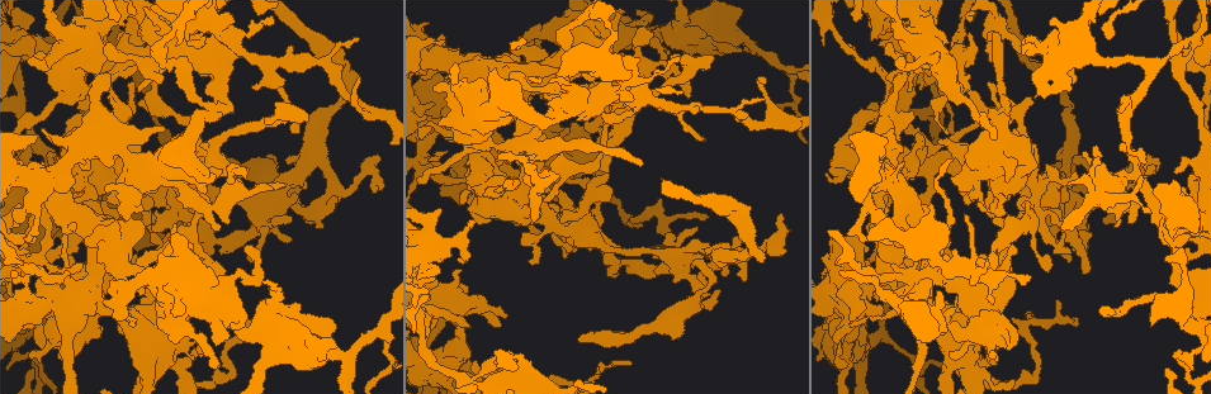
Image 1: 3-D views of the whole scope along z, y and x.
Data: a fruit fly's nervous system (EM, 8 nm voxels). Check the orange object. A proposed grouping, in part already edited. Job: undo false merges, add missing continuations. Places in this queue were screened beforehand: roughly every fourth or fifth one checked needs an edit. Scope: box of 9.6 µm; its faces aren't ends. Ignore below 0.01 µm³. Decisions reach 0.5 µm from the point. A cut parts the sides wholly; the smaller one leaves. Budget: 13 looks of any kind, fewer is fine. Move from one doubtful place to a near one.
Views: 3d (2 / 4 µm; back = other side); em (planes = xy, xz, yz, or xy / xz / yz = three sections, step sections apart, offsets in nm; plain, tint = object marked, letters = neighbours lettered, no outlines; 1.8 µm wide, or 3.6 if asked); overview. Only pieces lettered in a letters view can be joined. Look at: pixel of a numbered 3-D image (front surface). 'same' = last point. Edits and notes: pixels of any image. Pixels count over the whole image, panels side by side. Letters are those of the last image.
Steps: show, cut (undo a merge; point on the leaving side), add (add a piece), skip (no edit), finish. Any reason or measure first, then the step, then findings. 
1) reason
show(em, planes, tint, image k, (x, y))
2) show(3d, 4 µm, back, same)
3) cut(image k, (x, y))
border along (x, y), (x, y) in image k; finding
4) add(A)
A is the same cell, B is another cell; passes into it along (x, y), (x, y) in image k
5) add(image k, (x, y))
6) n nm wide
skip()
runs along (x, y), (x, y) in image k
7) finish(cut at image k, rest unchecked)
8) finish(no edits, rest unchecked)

sharp bend
show(3d, 4 µm, image 1, (17, 31))

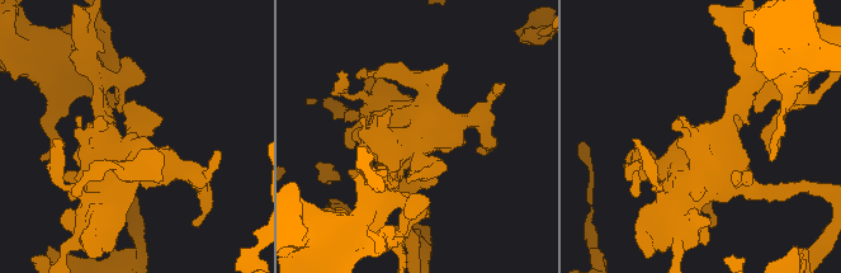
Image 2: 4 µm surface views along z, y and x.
now the EM
show(em, 3.6 µm, planes, tint, image 2, (135, 143))

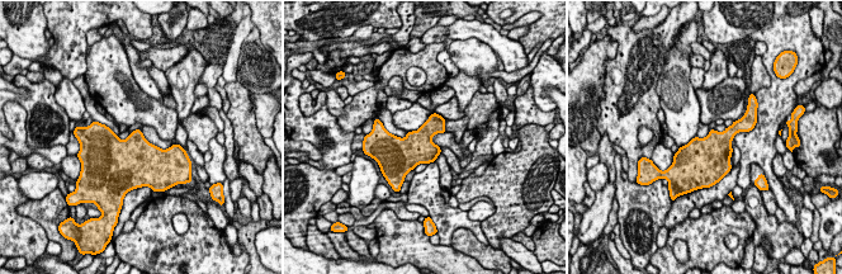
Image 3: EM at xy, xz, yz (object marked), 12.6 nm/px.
show(em, 3.6 µm, planes, letters, same)

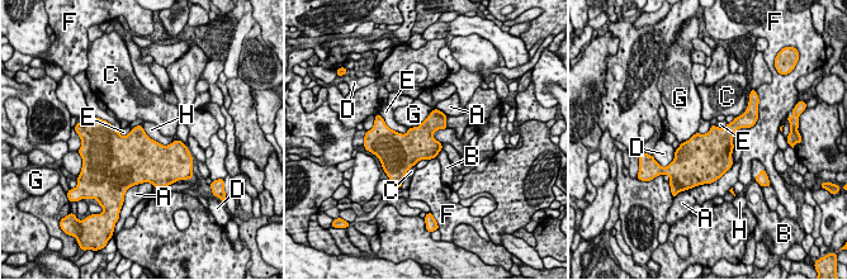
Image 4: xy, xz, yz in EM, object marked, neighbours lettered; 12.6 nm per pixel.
420 nm wide
skip()
A, B, C, D, E, F, G and H are other cells; border along (141, 124), (162, 145), (174, 141) in image 4; one neuron here

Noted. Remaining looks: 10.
calibre changes
show(3d, 4 µm, back, image 1, (145, 201))

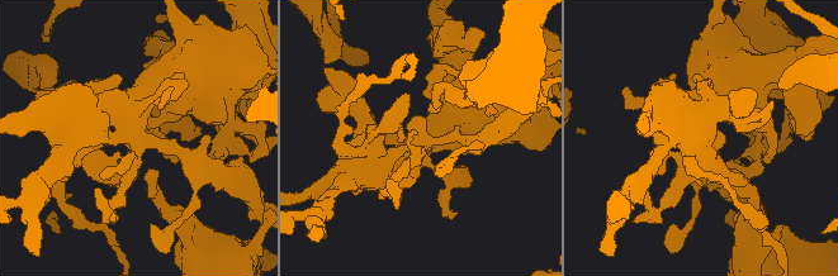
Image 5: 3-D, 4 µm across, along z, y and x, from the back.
now the EM
show(em, planes, tint, image 5, (418, 142))

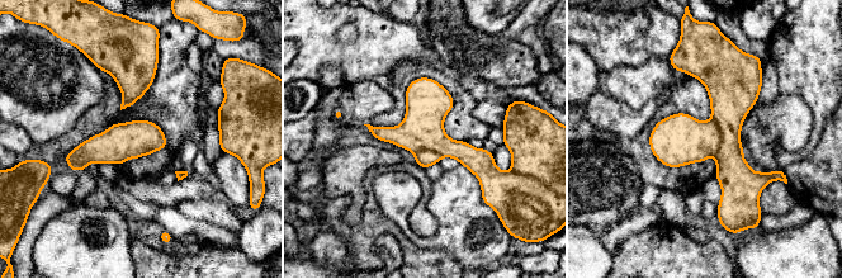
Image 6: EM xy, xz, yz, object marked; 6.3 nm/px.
show(em, planes, letters, same)

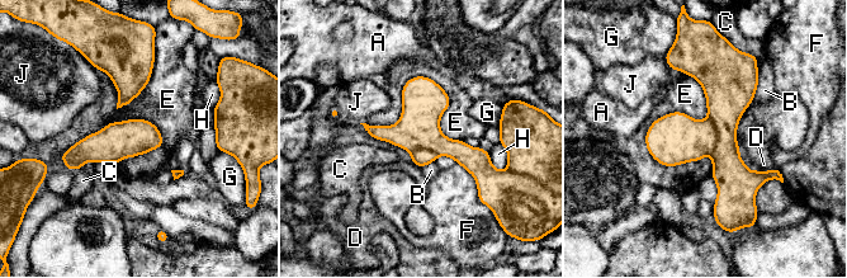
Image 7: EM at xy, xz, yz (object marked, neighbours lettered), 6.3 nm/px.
240 nm wide
cut(image 7, (678, 138))
A, B, C, D, E, F, G, H and J are other cells; border along (708, 117), (717, 135), (711, 155) in image 7; two neurons meet here

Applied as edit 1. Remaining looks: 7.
free end
show(em, planes, letters, image 1, (265, 122))

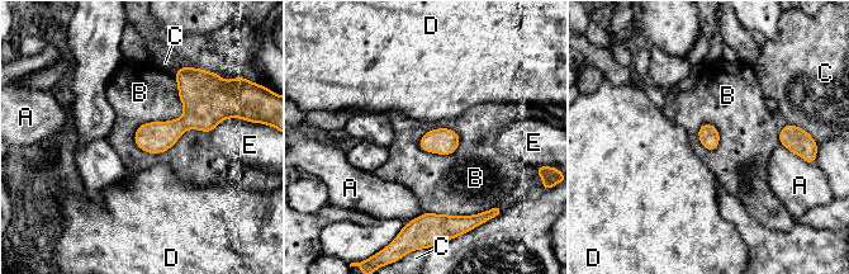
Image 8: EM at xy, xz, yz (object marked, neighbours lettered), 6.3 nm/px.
skip()
A, B, C, D and E are other cells; border along (175, 76), (148, 154) in image 8; none of them fits

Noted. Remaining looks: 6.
finish(cut at image 7, rest unchecked)

